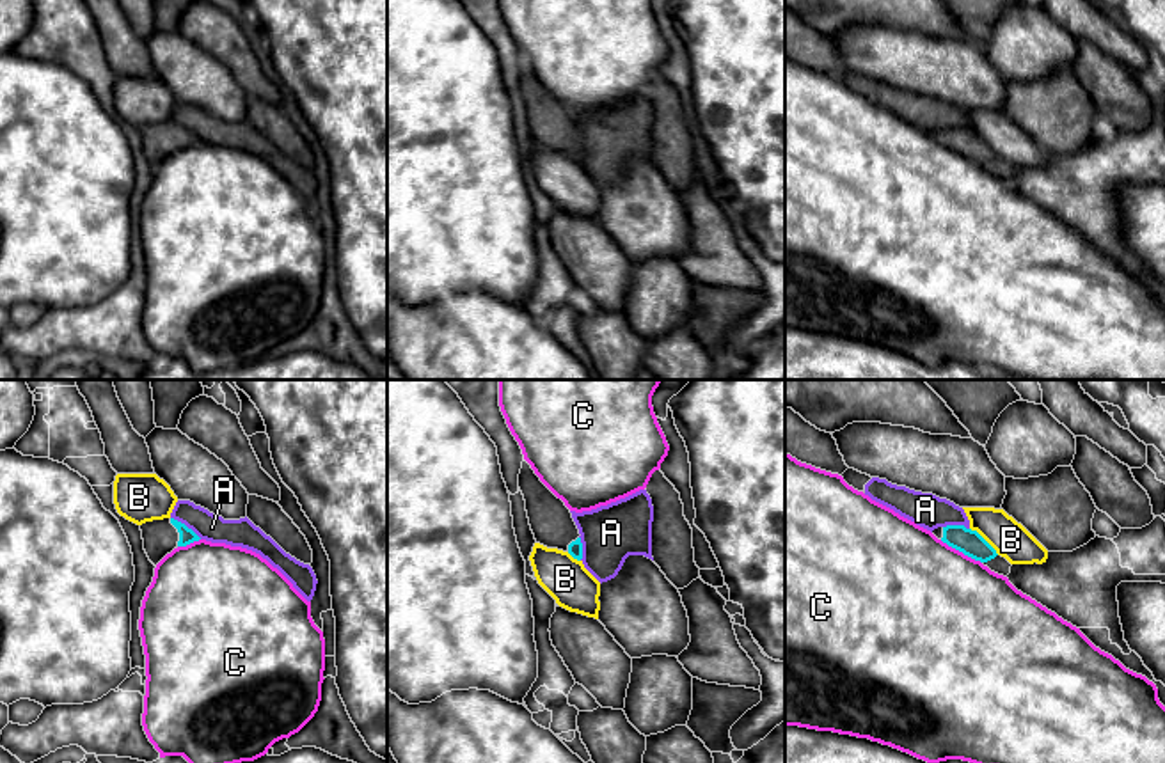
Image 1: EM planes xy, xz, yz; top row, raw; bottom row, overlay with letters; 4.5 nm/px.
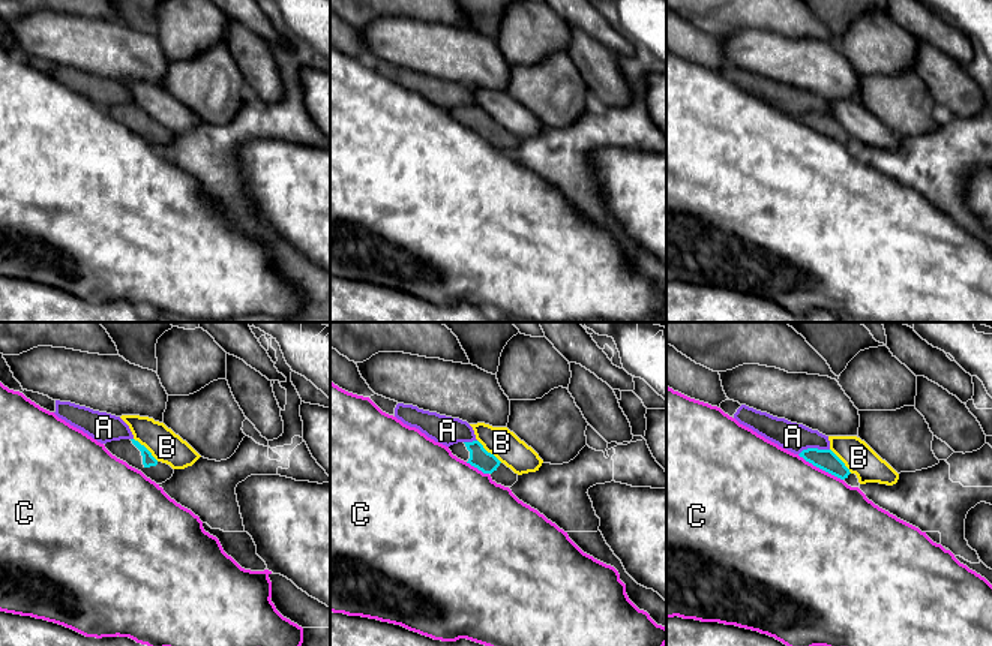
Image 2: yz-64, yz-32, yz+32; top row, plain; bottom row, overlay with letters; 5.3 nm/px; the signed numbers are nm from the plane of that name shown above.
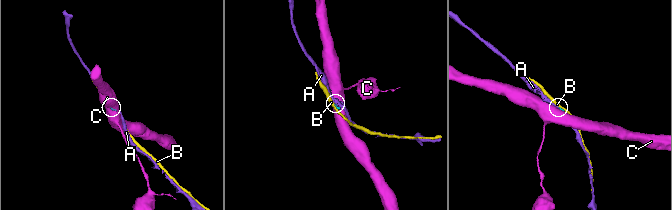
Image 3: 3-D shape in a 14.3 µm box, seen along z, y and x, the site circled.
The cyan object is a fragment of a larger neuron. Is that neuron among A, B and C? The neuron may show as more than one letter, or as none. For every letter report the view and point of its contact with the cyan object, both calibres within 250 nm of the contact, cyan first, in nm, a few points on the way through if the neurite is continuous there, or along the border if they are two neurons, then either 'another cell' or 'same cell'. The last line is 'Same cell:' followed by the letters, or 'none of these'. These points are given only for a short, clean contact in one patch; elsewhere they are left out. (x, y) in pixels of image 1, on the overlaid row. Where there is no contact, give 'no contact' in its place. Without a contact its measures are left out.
A: contact xy (185, 526); calibres 70 and 130 nm; another cell
B: contact yz (984, 540); calibres 120 and 170 nm; another cell
C: contact yz (961, 550); calibres 120 and 480 nm; another cell
Same cell: none of these

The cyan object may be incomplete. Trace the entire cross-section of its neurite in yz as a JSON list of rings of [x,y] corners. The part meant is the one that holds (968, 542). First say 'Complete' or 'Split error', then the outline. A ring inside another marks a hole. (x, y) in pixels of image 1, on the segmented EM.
Split error. [[[947,525],[934,529],[932,534],[964,555],[980,561],[991,571],[1003,577],[1010,573],[1012,564],[998,555],[977,531],[966,529],[964,525]]]

